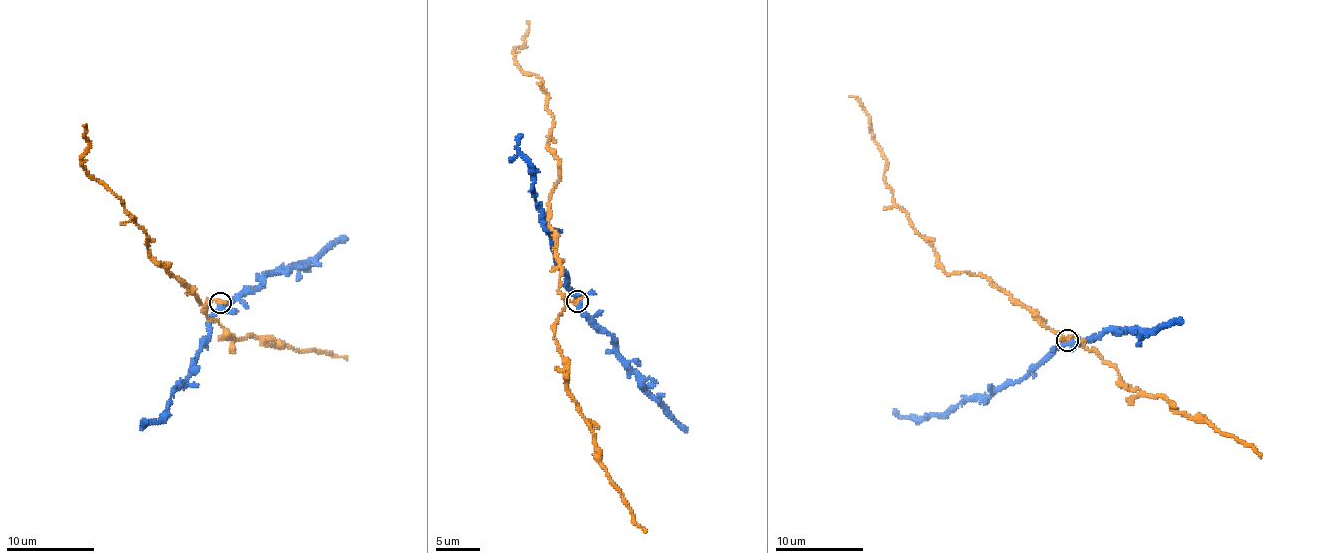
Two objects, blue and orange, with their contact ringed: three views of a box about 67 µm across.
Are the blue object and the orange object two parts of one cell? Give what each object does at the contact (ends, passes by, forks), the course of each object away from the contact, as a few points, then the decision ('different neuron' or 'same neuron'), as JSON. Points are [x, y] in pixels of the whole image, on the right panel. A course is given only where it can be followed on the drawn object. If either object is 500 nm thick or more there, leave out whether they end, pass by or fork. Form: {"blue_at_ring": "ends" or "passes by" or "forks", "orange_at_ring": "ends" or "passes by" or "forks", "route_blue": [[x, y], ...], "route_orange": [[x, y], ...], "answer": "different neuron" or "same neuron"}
{"blue_at_ring": "passes by", "orange_at_ring": "ends", "route_blue": [[1066, 339], [1021, 378], [984, 397], [969, 396], [942, 413], [929, 413], [918, 418], [893, 409]], "route_orange": [[1066, 339], [985, 277], [945, 271], [894, 202], [868, 114], [849, 96]], "answer": "different neuron"}

